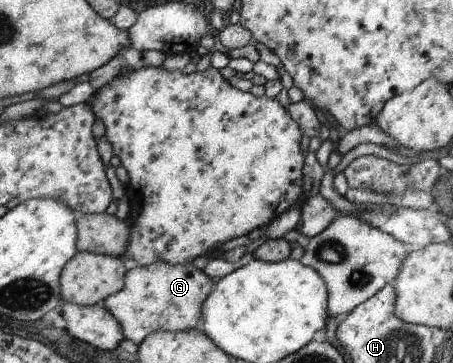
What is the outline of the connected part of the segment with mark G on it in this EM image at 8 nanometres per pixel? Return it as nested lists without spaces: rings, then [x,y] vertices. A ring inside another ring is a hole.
[[[165,262],[138,266],[127,272],[124,288],[103,302],[119,320],[124,339],[140,344],[156,331],[184,332],[195,330],[202,320],[202,307],[213,291],[213,282],[203,269],[196,265],[171,265]]]

